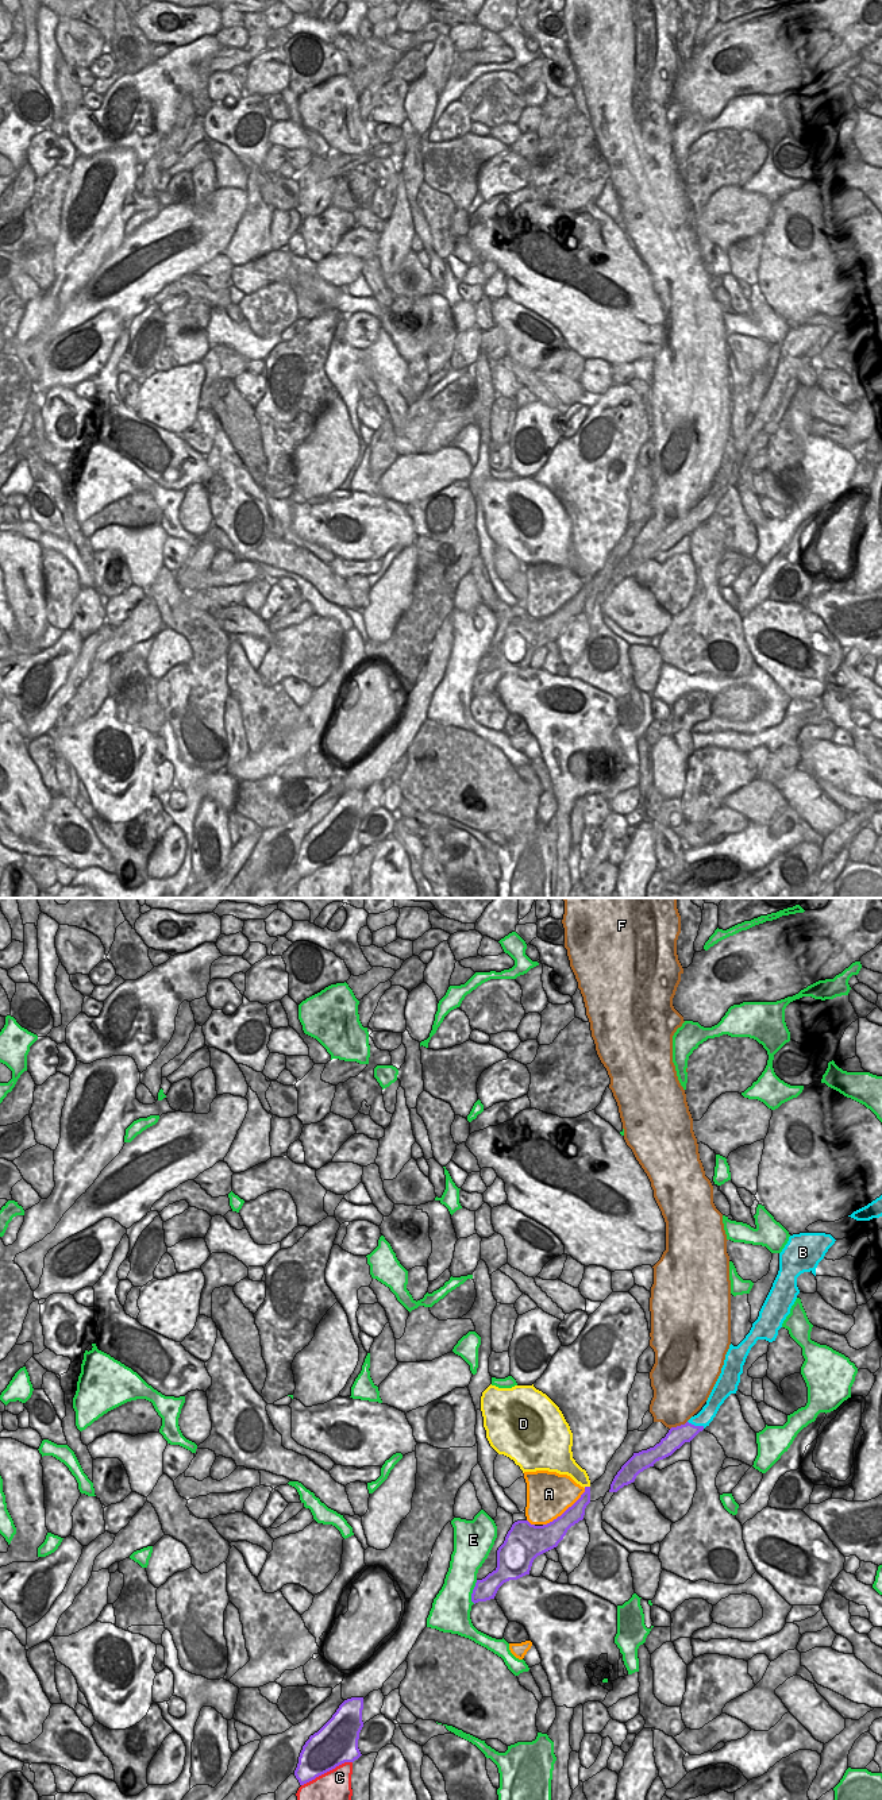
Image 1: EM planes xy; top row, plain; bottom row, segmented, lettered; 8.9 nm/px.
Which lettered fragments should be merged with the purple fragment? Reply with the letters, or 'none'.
none

